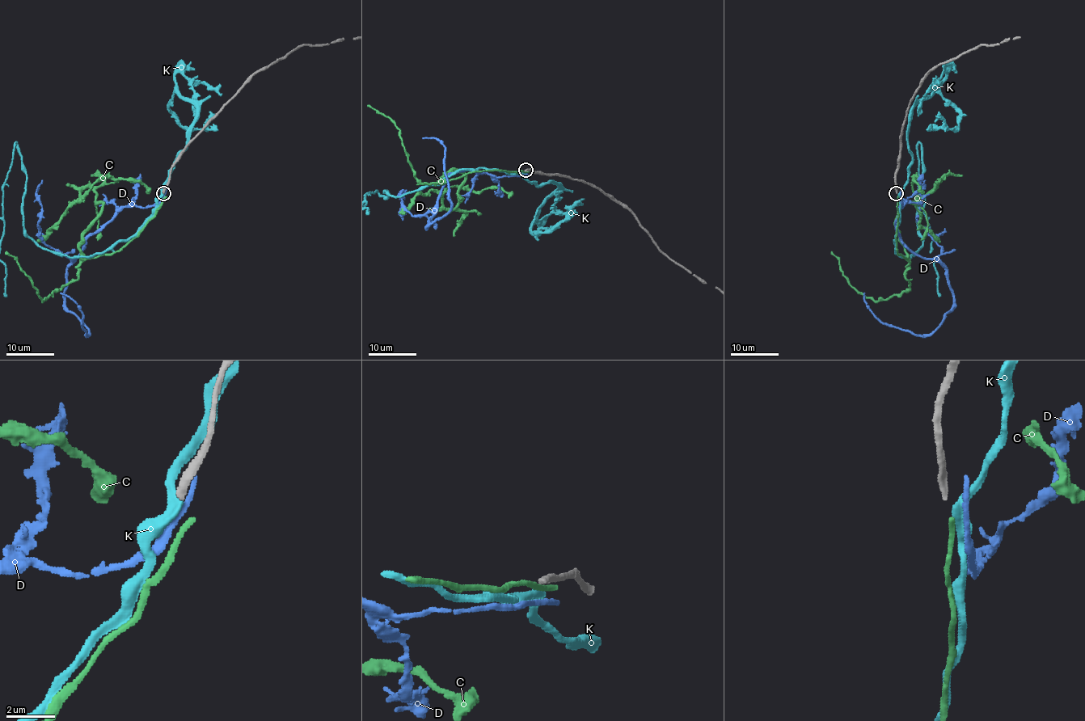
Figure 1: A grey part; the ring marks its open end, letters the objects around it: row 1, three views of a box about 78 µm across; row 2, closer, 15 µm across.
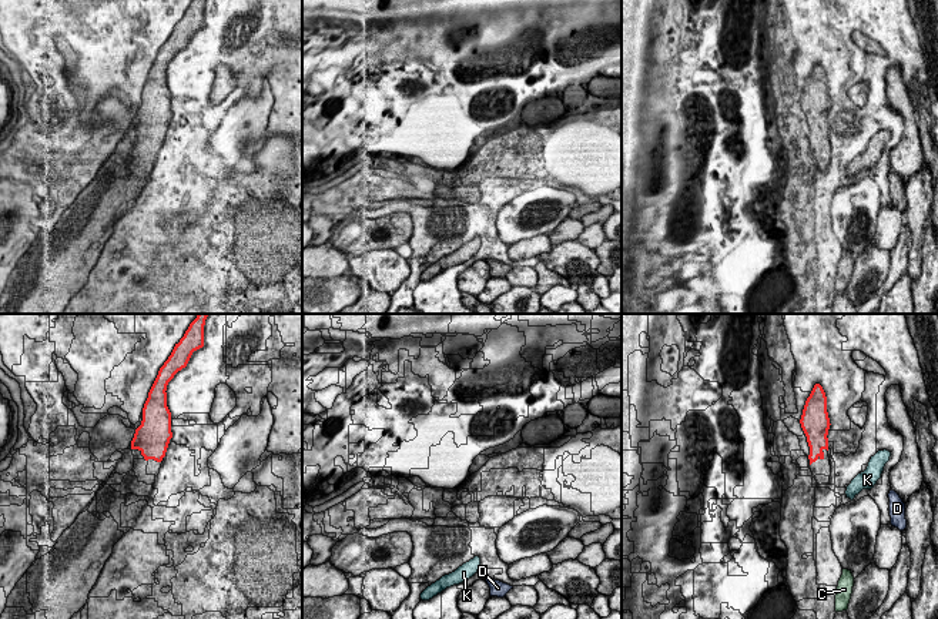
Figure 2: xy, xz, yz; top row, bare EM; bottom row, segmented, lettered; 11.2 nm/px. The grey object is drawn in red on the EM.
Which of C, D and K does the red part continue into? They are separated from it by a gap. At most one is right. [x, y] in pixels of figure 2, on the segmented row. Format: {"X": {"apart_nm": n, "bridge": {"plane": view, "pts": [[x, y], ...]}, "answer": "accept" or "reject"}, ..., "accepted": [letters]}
{"C": {"apart_nm": 1250, "bridge": {"plane": "yz", "pts": [[810, 464], [843, 569]]}, "answer": "reject"}, "D": {"apart_nm": 850, "bridge": {"plane": "yz", "pts": [[823, 458], [890, 491]]}, "answer": "reject"}, "K": {"apart_nm": 400, "bridge": {"plane": "yz", "pts": [[823, 458], [851, 481]]}, "answer": "reject"}, "accepted": []}

